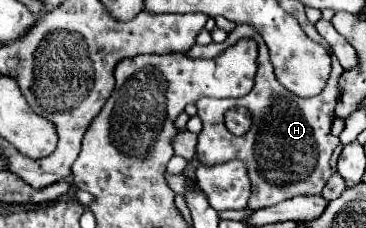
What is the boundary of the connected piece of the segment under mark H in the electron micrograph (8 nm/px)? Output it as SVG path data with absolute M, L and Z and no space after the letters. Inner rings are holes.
M237 25L223 43L193 45L187 51L187 55L193 58L213 59L223 49L235 45L241 39L257 41L259 69L255 75L255 85L245 97L239 97L239 99L199 99L195 103L199 119L207 123L205 129L199 133L197 161L201 165L221 165L233 159L243 161L247 165L247 173L251 179L251 197L249 197L247 207L253 211L289 201L291 197L297 197L297 195L321 195L321 189L325 187L329 177L335 173L329 161L331 161L333 149L339 145L339 139L331 133L335 105L341 93L339 79L343 75L343 67L339 65L339 59L335 55L331 57L333 71L323 93L315 97L295 97L289 89L285 89L277 81L275 69L267 53L267 45L256 29L249 25L241 25L241 27ZM233 107L245 107L251 113L253 125L245 135L233 135L225 127L223 117Z

